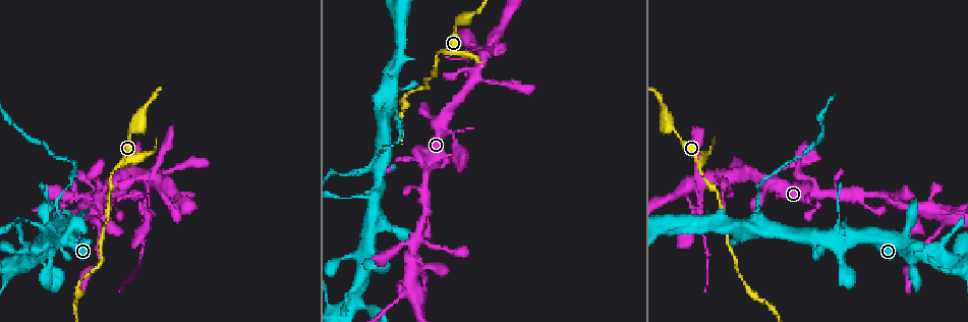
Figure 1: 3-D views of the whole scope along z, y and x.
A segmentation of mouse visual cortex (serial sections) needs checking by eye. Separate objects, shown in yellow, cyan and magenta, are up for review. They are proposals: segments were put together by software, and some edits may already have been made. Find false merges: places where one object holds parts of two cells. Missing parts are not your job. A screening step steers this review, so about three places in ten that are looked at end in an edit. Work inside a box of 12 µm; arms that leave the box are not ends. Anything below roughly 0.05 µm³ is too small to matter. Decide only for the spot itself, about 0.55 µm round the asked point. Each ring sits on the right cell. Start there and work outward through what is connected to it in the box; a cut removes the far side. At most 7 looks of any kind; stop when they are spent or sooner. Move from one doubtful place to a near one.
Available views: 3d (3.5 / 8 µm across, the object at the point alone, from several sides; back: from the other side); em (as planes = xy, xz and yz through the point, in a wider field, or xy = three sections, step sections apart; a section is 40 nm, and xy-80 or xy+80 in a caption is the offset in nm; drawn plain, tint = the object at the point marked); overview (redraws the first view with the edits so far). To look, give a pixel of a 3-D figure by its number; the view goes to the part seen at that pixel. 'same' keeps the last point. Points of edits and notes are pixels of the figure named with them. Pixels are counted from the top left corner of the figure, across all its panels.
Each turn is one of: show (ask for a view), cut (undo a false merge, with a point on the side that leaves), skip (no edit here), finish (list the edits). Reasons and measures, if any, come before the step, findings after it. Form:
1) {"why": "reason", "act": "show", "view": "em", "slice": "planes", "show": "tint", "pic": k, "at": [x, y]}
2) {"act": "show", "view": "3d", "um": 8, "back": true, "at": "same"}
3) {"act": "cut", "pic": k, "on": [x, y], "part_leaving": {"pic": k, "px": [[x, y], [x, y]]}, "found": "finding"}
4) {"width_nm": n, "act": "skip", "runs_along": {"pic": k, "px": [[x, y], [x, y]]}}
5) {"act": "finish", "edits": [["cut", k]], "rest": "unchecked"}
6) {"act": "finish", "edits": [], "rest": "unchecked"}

{"why": "four-way junction", "act": "show", "view": "3d", "um": 3.5, "pic": 1, "at": [887, 199]}

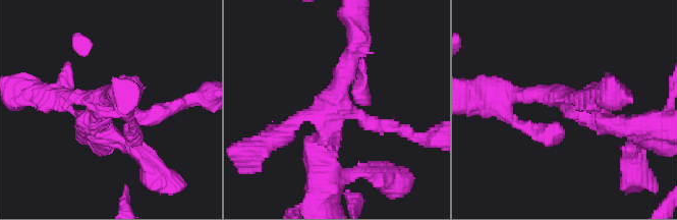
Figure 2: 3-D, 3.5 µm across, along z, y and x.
{"arms": 4, "arm_widths_nm": [200, 250, 300, 300], "why": "now the EM", "act": "show", "view": "em", "slice": "xy", "step": 1, "show": "tint", "pic": 2, "at": [98, 102]}

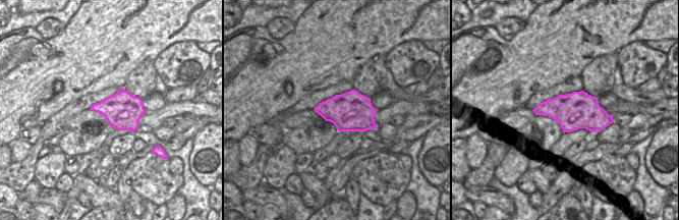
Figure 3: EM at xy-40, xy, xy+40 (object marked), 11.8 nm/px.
{"act": "skip", "runs_along": {"pic": 2, "px": [[348, 58], [314, 152], [317, 172]]}, "found": "continuous, no second cell"}

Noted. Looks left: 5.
{"why": "four-way junction", "act": "show", "view": "3d", "um": 8, "back": true, "pic": 1, "at": [944, 221]}

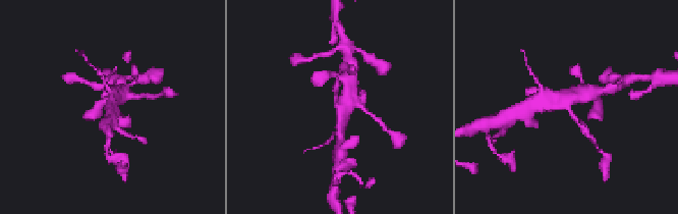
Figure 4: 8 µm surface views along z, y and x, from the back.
{"act": "show", "view": "em", "slice": "xy", "step": 1, "show": "tint", "pic": 4, "at": [337, 108]}

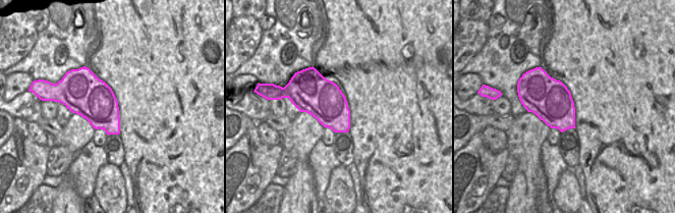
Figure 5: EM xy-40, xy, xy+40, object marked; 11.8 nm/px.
{"act": "skip", "runs_along": {"pic": 4, "px": [[122, 90], [108, 109], [108, 124]]}, "found": "continuous, no second cell"}

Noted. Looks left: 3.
{"why": "sharp bend", "act": "show", "view": "3d", "um": 3.5, "back": true, "pic": 1, "at": [703, 176]}

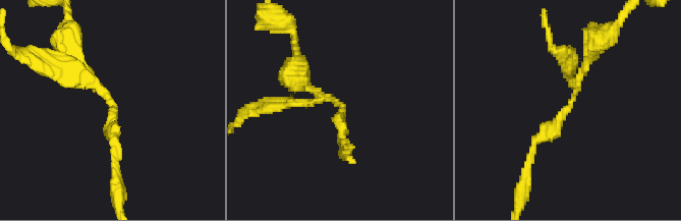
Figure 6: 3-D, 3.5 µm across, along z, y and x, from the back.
{"arm_widths_nm": [150, 200], "act": "show", "view": "em", "slice": "xy", "step": 2, "show": "tint", "pic": 6, "at": [339, 101]}

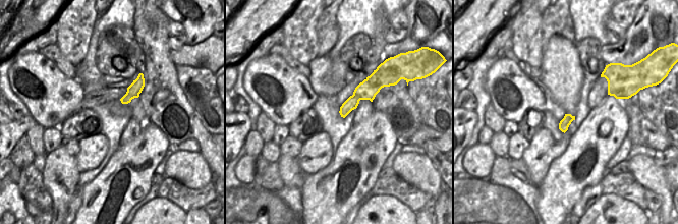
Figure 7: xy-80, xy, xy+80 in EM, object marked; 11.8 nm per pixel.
{"width_nm": 150, "act": "cut", "pic": 6, "on": [53, 68], "part_leaving": {"pic": 6, "px": [[89, 72], [42, 66], [26, 54]]}, "found": "a second cell is stuck on"}

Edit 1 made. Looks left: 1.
{"act": "finish", "edits": [["cut", 6]], "rest": "unchecked"}

